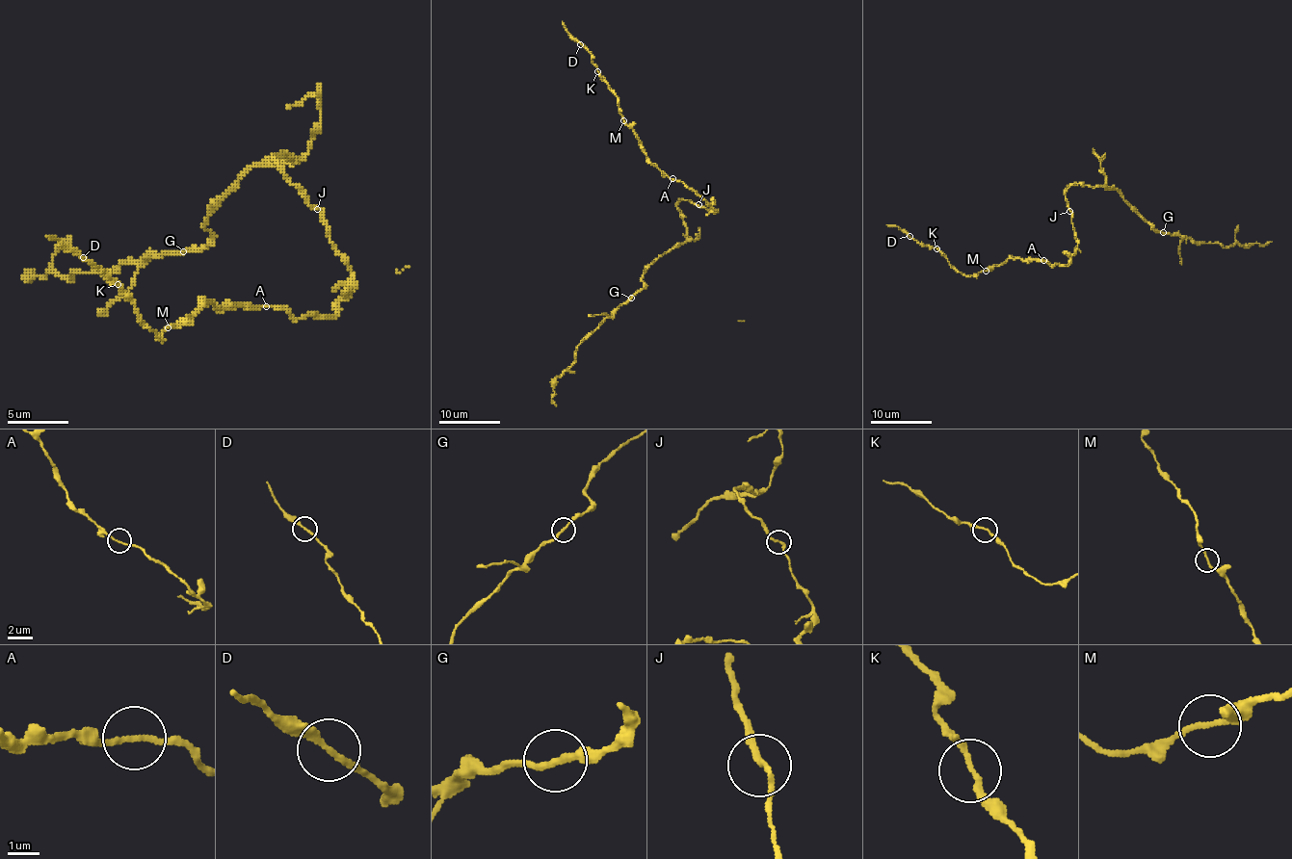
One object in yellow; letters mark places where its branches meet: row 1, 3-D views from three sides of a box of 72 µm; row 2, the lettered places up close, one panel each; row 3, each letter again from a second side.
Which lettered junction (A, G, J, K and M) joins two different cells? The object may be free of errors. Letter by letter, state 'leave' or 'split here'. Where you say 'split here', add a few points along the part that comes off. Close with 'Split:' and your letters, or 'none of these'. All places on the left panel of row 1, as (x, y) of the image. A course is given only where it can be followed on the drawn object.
A: leave
G: leave
J: leave
K: leave
M: leave
Split: none of these

